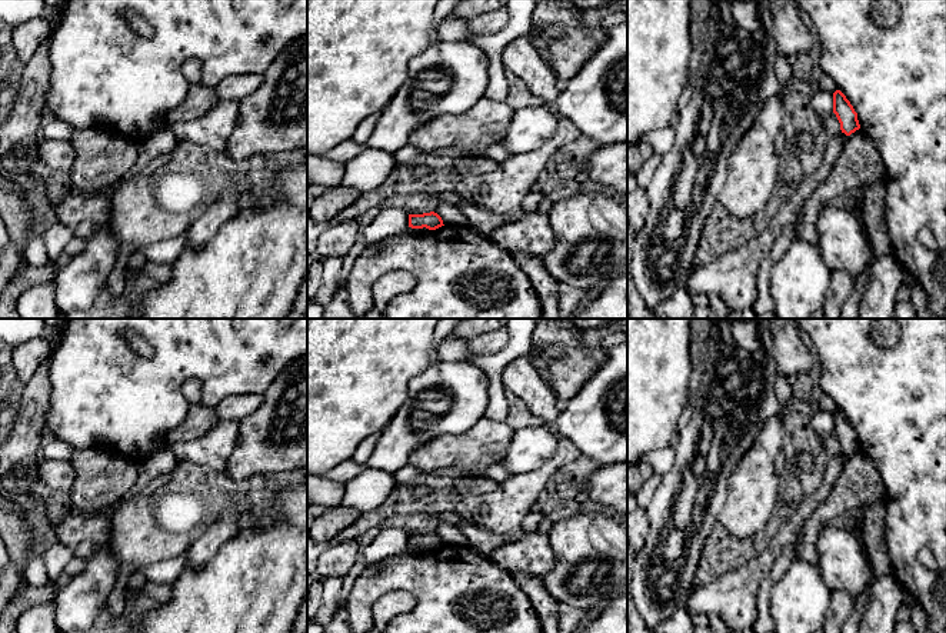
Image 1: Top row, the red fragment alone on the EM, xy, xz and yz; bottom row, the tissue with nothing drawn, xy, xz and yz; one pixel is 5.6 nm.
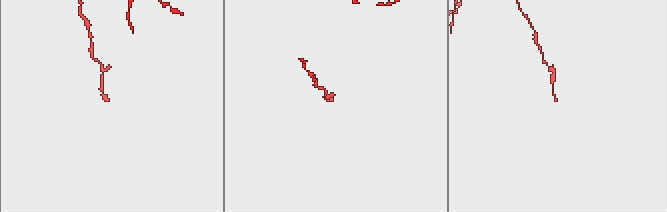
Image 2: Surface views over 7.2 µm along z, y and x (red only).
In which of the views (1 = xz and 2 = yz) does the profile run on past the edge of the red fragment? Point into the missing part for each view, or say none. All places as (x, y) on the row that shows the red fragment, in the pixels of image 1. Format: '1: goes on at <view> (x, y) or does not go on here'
1: does not go on here
2: does not go on here

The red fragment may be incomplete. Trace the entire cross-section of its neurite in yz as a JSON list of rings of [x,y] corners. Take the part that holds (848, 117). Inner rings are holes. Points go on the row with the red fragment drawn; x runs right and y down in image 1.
[[[840,90],[833,93],[833,113],[840,123],[842,133],[846,136],[850,136],[860,129],[857,113]]]

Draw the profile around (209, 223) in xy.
[[[227,189],[194,223],[191,223],[184,250],[197,250],[211,240],[220,227],[239,210],[240,203],[234,189]]]

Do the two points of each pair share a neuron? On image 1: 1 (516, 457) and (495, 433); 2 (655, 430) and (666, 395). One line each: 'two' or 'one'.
1: two
2: one

